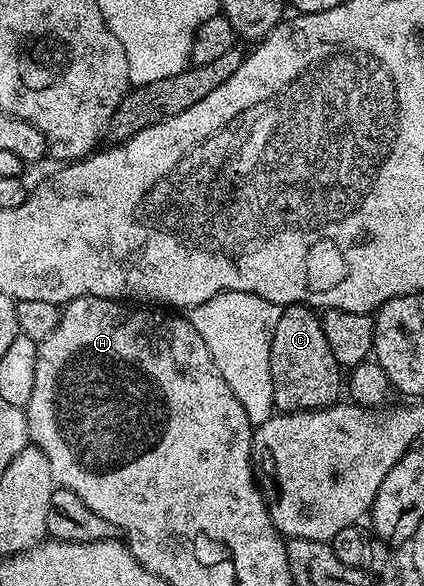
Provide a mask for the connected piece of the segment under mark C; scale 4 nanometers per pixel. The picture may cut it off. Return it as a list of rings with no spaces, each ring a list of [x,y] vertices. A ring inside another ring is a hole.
[[[289,305],[275,325],[275,337],[271,337],[271,377],[273,378],[273,406],[278,412],[317,411],[321,407],[332,407],[343,395],[343,368],[335,361],[327,337],[323,337],[323,325],[318,312],[304,305]]]

